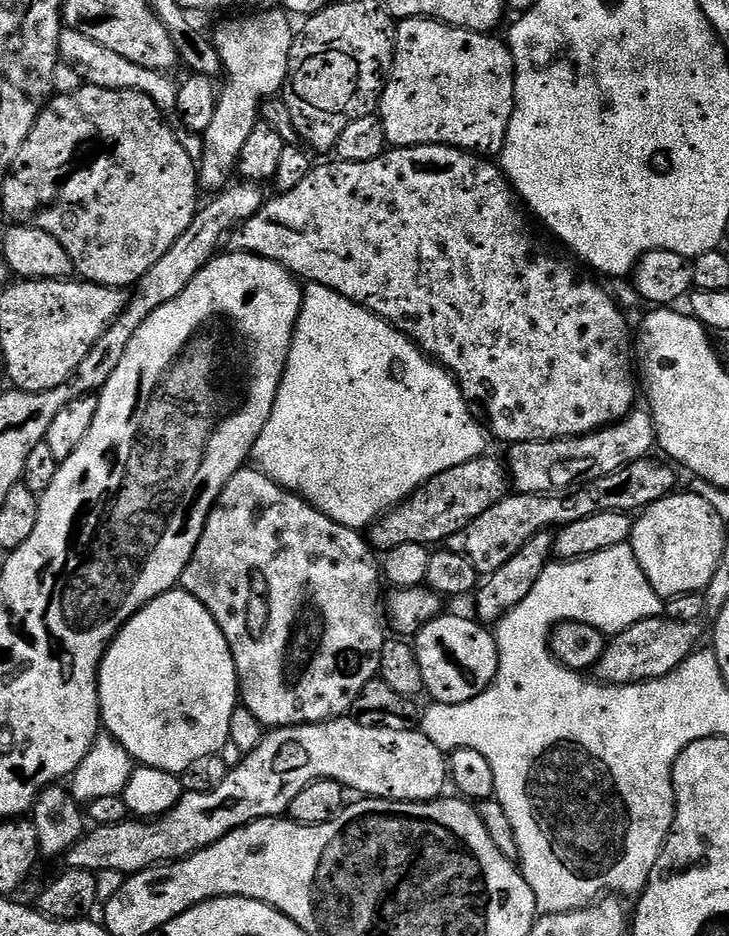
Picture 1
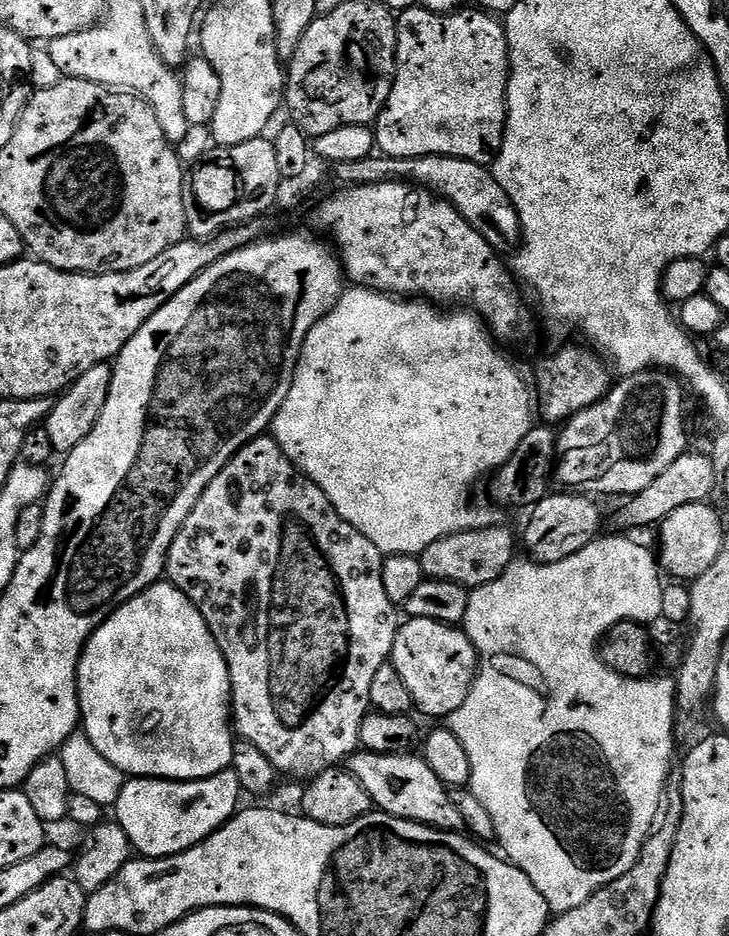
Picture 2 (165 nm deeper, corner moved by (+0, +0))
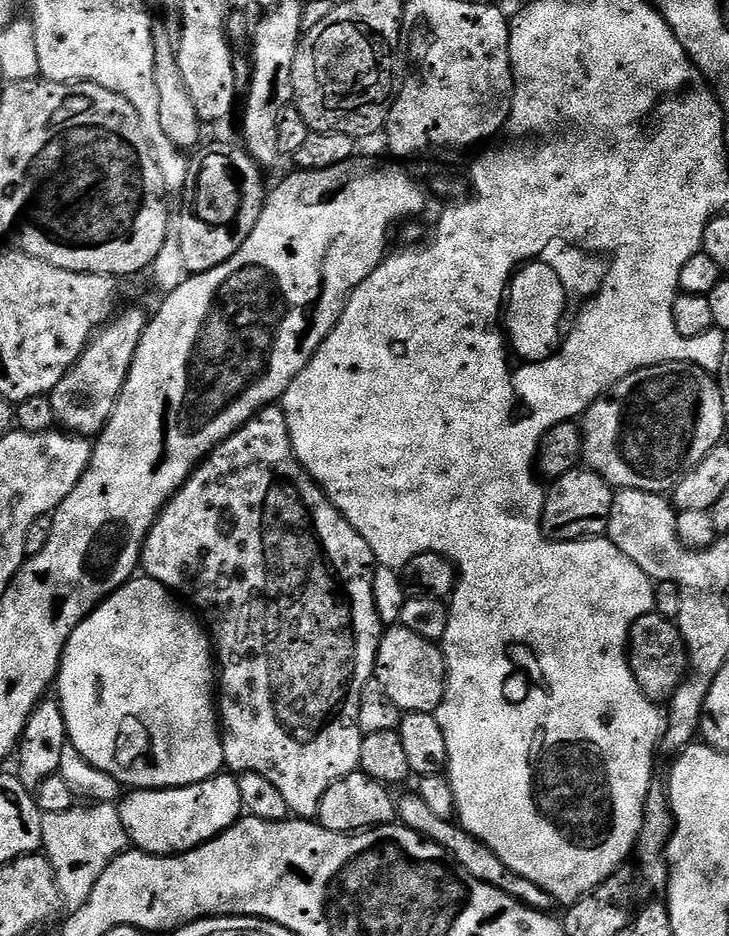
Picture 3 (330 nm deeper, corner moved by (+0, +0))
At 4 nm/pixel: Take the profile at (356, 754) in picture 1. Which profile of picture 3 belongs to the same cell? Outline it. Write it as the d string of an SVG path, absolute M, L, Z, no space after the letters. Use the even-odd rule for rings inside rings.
M420 795L399 797L398 820L404 827L414 830L424 839L432 840L438 846L442 846L442 850L448 852L448 855L460 865L460 869L466 874L478 878L478 882L486 882L490 886L502 890L502 894L510 894L510 898L514 898L518 903L530 906L539 912L551 913L553 911L554 901L549 892L542 890L542 886L534 886L534 882L522 878L522 874L514 874L514 870L510 870L506 866L506 862L502 862L502 858L498 858L498 854L494 854L481 840L475 840L460 827L459 823L437 818L426 807L426 802L422 802Z

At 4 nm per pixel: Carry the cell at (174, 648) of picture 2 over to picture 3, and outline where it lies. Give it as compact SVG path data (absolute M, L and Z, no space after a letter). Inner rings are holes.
M133 578L101 602L75 628L70 634L67 646L64 647L64 656L60 659L60 675L56 677L54 688L55 691L60 691L58 703L66 722L69 744L75 746L78 754L86 758L86 762L98 766L98 770L110 774L121 786L127 786L132 790L185 788L212 776L221 775L224 768L224 737L222 724L218 719L218 672L214 667L214 645L201 621L191 611L183 612L176 603L177 597L167 588L163 588L157 580Z

